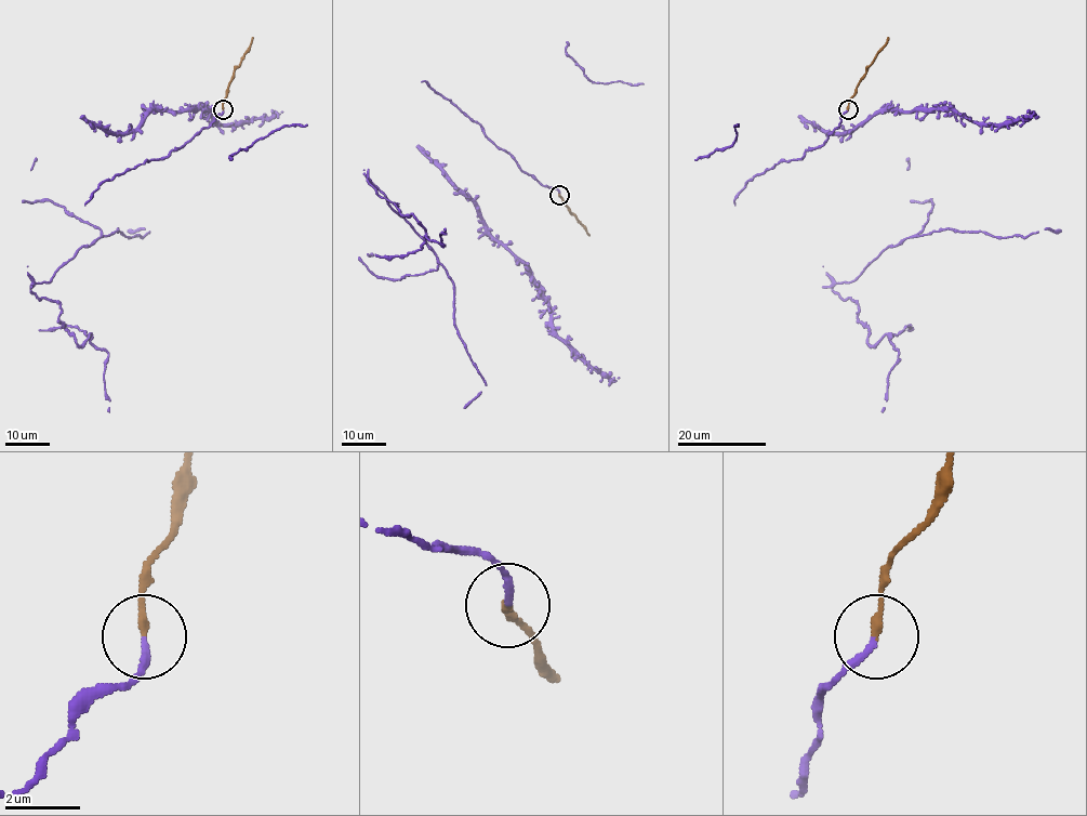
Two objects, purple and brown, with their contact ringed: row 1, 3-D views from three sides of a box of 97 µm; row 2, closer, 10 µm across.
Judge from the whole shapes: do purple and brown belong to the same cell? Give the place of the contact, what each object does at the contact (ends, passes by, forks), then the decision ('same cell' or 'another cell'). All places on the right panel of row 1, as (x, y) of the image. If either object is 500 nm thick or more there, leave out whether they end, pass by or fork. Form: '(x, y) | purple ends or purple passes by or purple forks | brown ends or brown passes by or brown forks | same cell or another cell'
(848, 109) | purple ends | brown ends | same cell

